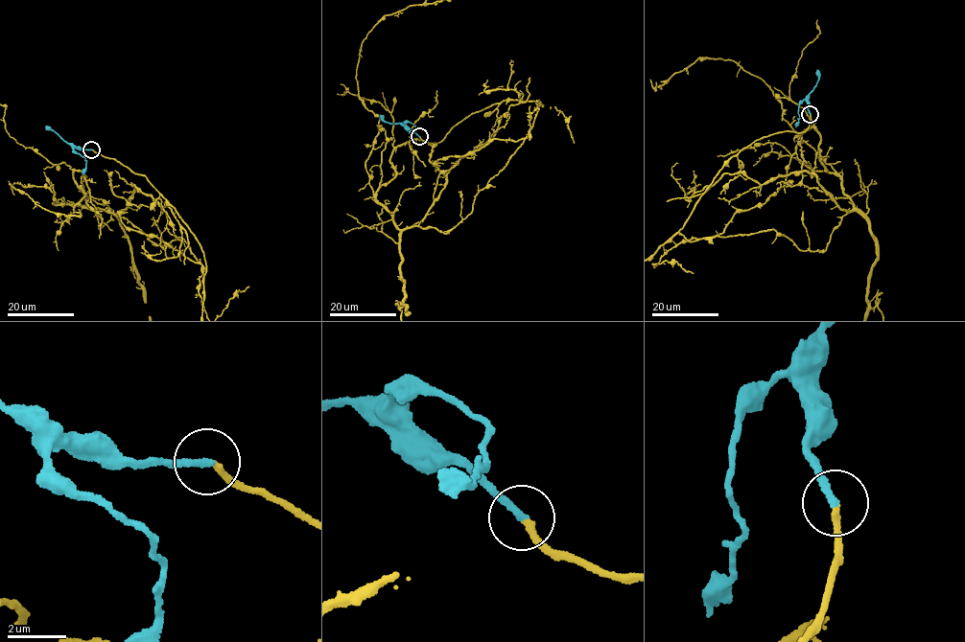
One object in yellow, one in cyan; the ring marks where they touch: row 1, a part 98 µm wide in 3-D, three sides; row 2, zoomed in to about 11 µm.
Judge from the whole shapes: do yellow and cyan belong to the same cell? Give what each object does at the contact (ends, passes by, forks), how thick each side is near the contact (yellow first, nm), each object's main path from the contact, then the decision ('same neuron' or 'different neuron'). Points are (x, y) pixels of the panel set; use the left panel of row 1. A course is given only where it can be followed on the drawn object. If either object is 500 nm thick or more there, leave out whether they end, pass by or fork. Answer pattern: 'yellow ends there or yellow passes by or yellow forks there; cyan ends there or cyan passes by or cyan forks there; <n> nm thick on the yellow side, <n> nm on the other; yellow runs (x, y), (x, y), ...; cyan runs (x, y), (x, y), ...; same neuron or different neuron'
yellow ends there; cyan ends there; 200 nm thick on the yellow side, 260 nm on the other; cyan runs (91, 149), (73, 147), (45, 126); same neuron

